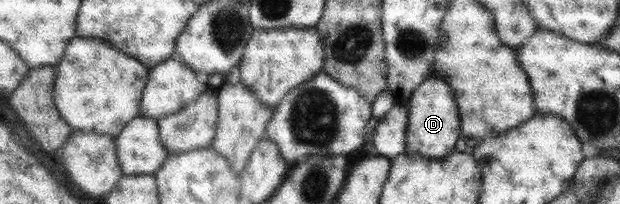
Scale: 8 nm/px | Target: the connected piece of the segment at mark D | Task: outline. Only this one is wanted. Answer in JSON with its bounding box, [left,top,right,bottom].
[405,75,461,160]

